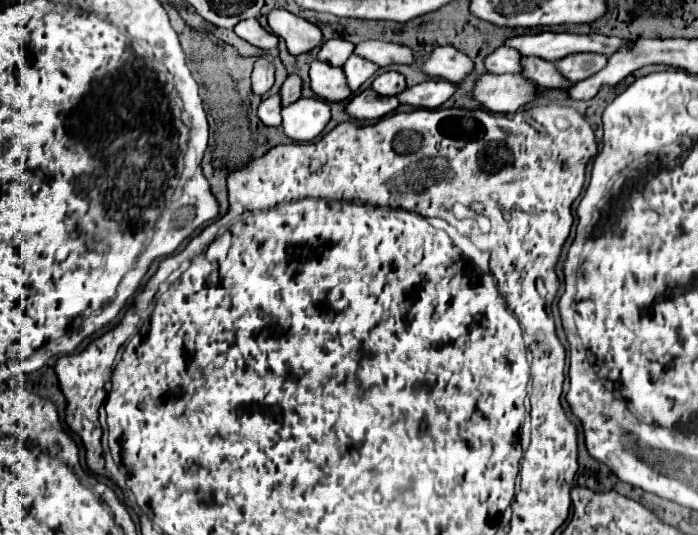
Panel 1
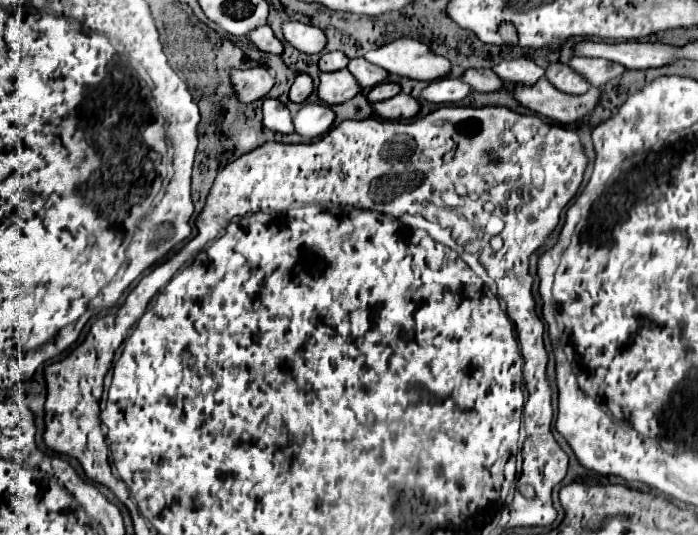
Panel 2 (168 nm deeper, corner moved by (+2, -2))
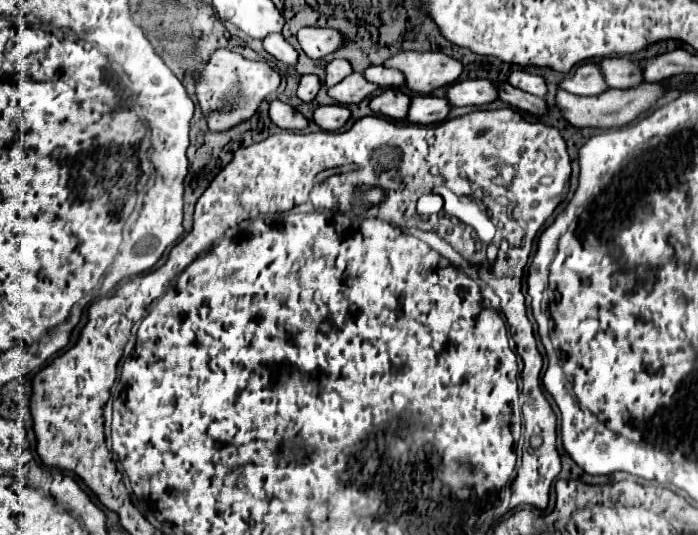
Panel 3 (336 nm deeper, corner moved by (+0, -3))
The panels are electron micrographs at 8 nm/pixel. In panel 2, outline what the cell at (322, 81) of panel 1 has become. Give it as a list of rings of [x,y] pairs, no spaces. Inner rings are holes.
[[[348,69],[334,71],[334,73],[320,73],[320,85],[318,85],[318,97],[328,105],[338,105],[344,101],[350,101],[362,91],[358,81]]]

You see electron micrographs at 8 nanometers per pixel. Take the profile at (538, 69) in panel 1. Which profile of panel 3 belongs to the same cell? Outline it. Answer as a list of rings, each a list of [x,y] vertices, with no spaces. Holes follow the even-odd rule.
[[[582,64],[562,78],[560,88],[578,96],[596,96],[606,90],[606,82],[596,64]]]

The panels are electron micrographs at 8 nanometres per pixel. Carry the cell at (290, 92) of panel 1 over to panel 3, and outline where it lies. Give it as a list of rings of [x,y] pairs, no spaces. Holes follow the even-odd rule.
[[[306,74],[306,76],[302,76],[302,80],[300,80],[300,86],[298,86],[296,96],[298,96],[302,102],[312,102],[312,100],[316,98],[318,90],[320,90],[320,80],[318,80],[318,76]]]

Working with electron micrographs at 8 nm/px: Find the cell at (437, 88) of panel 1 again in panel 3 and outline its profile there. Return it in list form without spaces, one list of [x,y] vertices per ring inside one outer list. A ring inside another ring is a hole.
[[[458,80],[446,88],[450,106],[480,106],[496,100],[496,82],[492,80]]]

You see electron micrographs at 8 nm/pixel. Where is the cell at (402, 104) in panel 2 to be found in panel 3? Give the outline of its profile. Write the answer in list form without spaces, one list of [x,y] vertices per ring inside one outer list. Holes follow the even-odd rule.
[[[414,94],[410,98],[410,110],[406,120],[412,124],[434,124],[434,122],[442,122],[448,112],[450,112],[450,104],[446,98],[436,98],[430,94]]]

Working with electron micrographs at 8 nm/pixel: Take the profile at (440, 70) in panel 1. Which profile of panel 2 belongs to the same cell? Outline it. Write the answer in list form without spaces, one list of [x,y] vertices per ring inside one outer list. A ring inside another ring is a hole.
[[[468,69],[464,73],[462,81],[466,81],[468,85],[472,85],[474,91],[482,91],[482,93],[500,91],[504,87],[502,79],[492,69]]]

